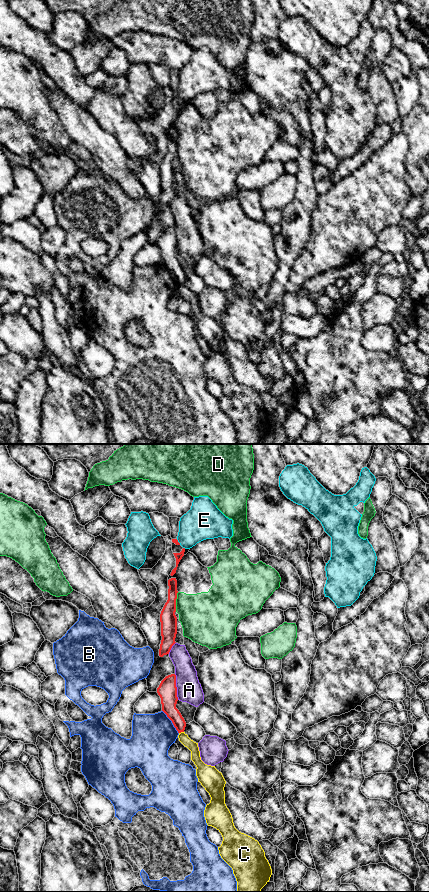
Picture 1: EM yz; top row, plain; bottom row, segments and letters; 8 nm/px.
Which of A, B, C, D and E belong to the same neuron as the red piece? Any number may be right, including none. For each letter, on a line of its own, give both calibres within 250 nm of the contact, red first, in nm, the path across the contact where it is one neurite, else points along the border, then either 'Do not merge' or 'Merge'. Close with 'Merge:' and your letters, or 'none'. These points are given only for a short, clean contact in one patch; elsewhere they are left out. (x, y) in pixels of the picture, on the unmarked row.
A: Thickness 160 nm (red) against 200 nm. Do not merge
B: Thickness 140 nm (red) against 340 nm. Do not merge
C: Thickness 110 nm (red) against 80 nm. Boundary: yz (183, 283), (179, 285). Do not merge
D: Thickness 140 nm (red) against 360 nm. Do not merge
E: Thickness 40 nm (red) against 280 nm. Do not merge
Merge: none

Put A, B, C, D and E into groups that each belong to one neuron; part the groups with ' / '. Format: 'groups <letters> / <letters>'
groups A / B / C / D / E

